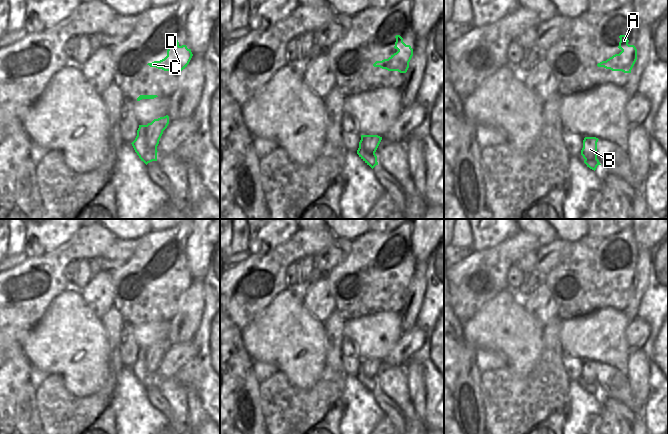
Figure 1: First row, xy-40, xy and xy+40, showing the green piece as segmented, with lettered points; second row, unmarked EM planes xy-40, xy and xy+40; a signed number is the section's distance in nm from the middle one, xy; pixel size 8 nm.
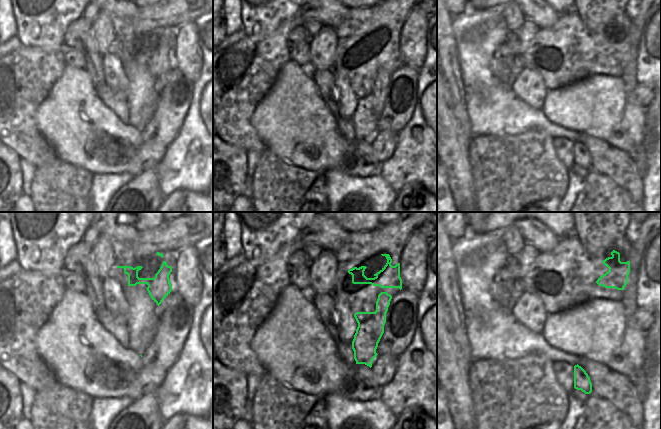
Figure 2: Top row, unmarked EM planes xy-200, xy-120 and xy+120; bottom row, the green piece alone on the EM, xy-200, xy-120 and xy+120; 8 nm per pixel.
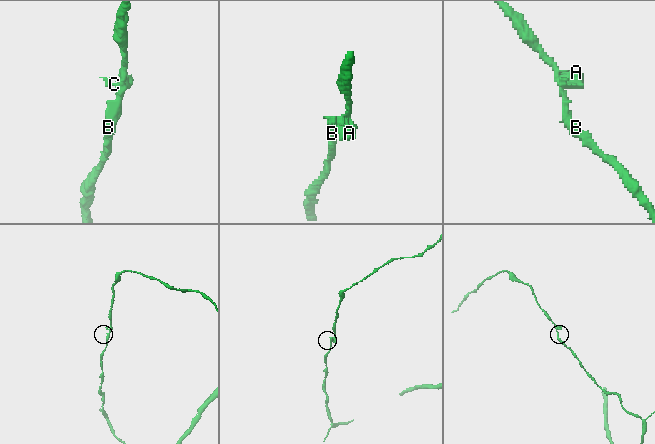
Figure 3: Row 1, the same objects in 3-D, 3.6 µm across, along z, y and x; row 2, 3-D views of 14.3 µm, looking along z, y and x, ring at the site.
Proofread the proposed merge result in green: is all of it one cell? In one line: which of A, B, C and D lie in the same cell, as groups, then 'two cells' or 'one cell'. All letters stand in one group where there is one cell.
A B C D; one cell

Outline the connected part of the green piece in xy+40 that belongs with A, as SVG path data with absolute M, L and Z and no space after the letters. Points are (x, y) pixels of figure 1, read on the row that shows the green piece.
M620 35L620 42L618 48L622 51L615 54L606 61L597 64L598 67L604 67L612 71L622 71L624 73L631 73L631 70L637 60L637 49L634 45L629 45L626 35Z

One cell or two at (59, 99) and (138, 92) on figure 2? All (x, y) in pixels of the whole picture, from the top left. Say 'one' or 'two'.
two

